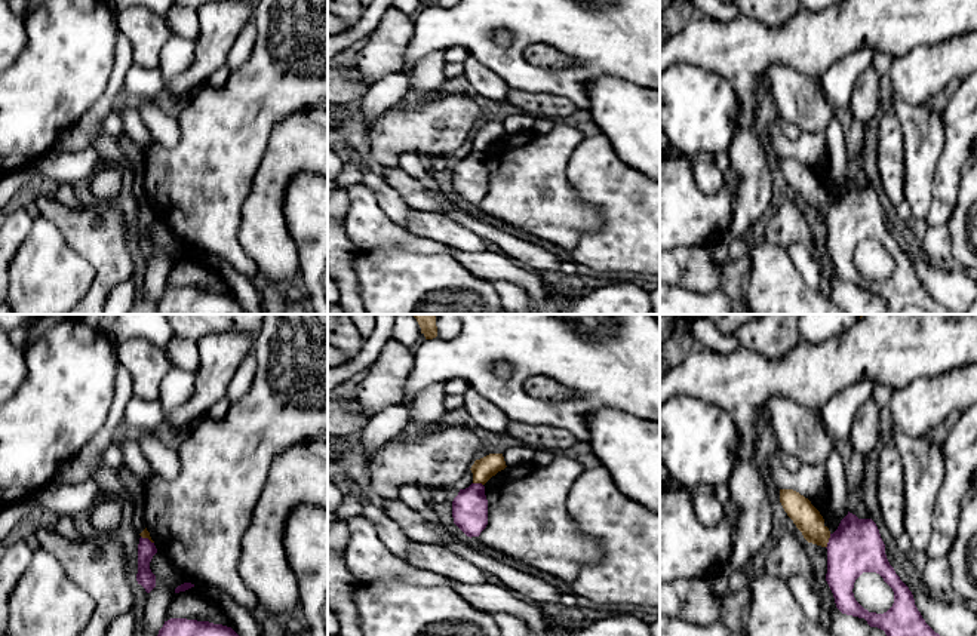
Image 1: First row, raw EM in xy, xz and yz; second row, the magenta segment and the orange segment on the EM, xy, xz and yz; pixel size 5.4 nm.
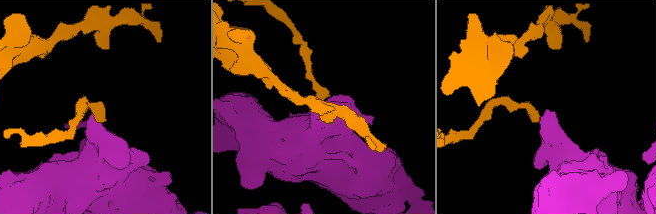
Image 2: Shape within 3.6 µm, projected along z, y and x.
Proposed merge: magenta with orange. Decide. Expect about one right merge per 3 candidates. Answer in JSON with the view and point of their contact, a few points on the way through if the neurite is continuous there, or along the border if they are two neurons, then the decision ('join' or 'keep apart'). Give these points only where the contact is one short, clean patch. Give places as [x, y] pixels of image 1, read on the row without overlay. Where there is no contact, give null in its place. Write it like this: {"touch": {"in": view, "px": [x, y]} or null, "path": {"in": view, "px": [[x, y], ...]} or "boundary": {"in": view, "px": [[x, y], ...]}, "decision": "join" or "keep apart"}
{"touch": {"in": "yz", "px": [829, 209]}, "boundary": {"in": "yz", "px": [[830, 202], [826, 215]]}, "decision": "keep apart"}

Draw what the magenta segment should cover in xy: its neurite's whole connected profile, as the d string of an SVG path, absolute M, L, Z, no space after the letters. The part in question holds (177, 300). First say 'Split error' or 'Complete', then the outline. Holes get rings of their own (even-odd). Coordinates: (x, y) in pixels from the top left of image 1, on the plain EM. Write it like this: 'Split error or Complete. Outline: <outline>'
Complete. Outline: M187 286L165 289L157 307L159 314L246 314L231 295Z

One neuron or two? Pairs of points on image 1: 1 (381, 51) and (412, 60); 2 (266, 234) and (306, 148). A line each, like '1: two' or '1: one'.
1: two
2: one

